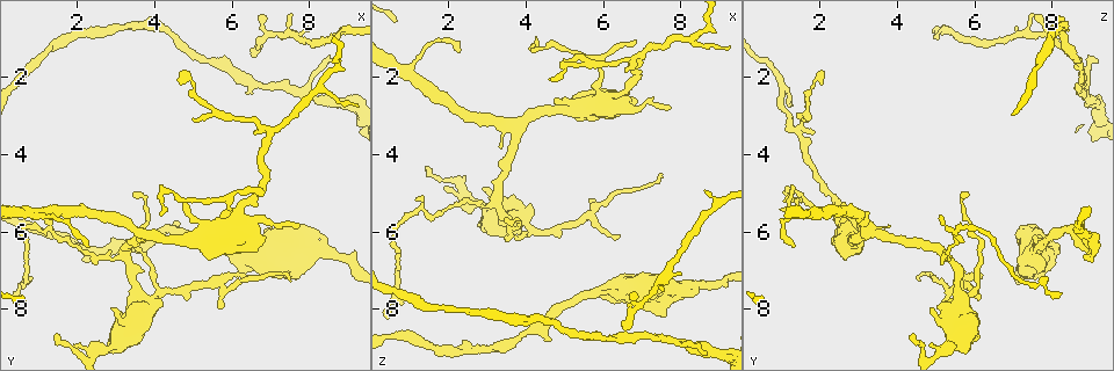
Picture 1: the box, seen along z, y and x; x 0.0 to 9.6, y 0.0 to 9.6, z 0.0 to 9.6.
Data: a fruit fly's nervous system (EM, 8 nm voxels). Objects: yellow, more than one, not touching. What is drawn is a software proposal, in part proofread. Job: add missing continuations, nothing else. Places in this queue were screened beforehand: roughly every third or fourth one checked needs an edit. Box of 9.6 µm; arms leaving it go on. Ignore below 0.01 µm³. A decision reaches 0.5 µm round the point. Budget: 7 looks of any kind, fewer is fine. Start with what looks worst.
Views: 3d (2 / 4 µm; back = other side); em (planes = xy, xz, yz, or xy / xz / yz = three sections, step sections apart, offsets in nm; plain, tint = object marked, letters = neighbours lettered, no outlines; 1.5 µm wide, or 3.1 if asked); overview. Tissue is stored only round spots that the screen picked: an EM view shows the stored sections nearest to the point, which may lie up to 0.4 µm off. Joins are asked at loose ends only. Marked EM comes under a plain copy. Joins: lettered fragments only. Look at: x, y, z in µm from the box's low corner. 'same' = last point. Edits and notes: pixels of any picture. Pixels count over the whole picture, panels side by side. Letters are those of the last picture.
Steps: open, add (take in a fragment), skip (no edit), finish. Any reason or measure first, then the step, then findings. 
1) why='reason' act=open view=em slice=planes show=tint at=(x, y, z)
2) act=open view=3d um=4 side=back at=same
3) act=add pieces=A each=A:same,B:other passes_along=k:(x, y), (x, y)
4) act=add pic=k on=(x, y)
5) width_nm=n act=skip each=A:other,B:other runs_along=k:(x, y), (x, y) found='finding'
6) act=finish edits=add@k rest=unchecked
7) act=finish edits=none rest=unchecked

why='branch stops here' act=open view=3d um=4 at=(4.60, 5.75, 8.80)

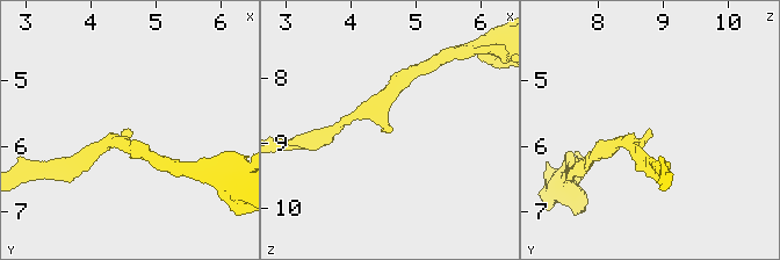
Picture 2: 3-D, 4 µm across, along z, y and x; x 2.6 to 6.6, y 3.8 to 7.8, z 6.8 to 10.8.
arm_widths_nm=180,220 act=open view=em slice=planes show=tint at=(4.60, 5.75, 8.80)

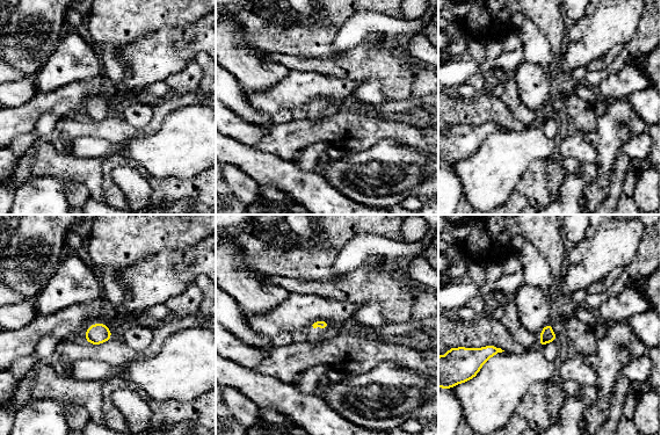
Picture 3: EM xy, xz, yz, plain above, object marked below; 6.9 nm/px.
why='see the neighbours' act=open view=em slice=planes show=letters at=same

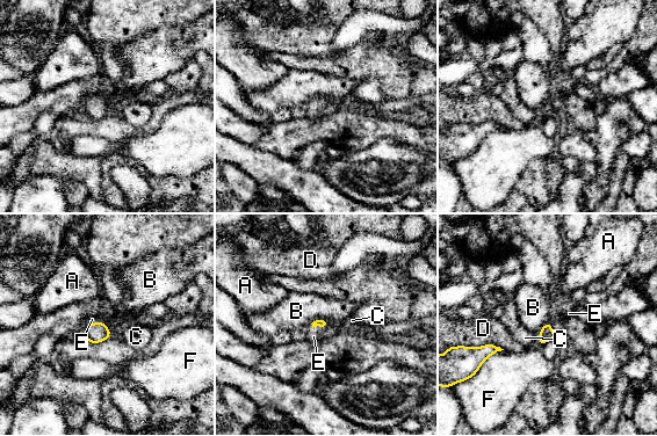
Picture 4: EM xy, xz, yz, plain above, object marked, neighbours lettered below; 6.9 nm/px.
act=add pieces=E each=A:other,B:other,C:other,D:other,E:same,F:other passes_along=4:(94, 333), (95, 322), (92, 319) found='it goes on there'

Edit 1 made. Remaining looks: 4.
why='thin end' act=open view=3d um=2 at=(6.60, 3.50, 1.85)

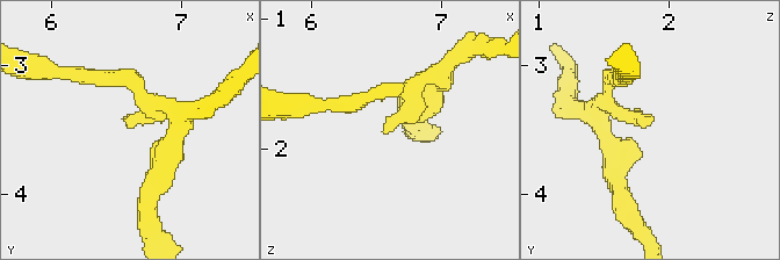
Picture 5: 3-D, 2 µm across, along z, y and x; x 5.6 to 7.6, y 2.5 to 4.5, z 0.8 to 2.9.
arm_widths_nm=180,200 act=open view=em slice=xz step=4 show=letters at=(6.56, 3.44, 1.86)

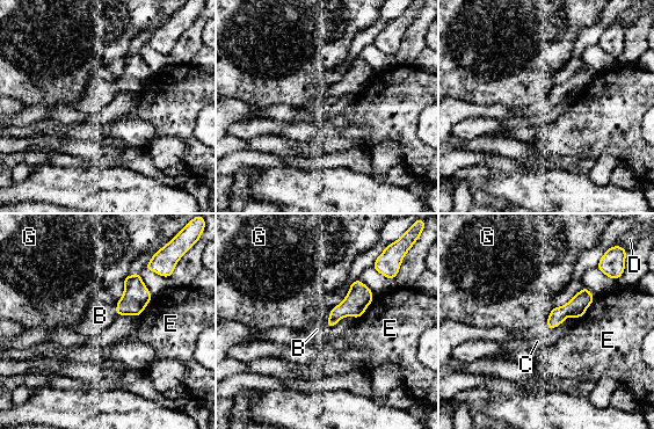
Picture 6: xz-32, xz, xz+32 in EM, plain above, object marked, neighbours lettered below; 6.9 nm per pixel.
act=skip each=B:other,C:other,D:other,E:other,G:other border=6:(553, 307), (545, 328) found='none of them fits'

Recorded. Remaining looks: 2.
why='thin end' act=open view=em slice=xy step=8 show=tint at=(4.20, 5.55, 1.20)

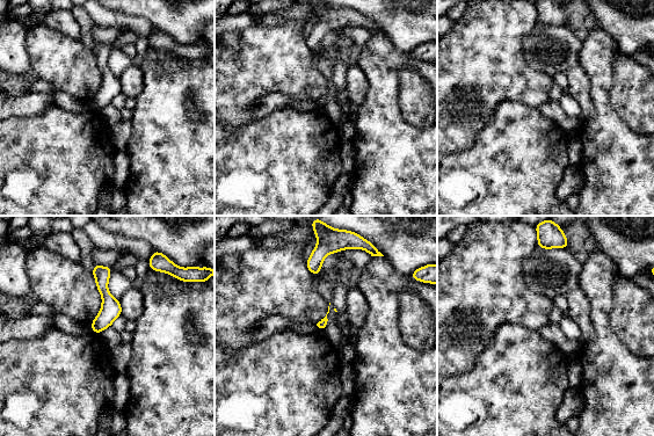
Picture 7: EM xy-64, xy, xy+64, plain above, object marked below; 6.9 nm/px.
act=open view=em slice=planes show=letters at=same

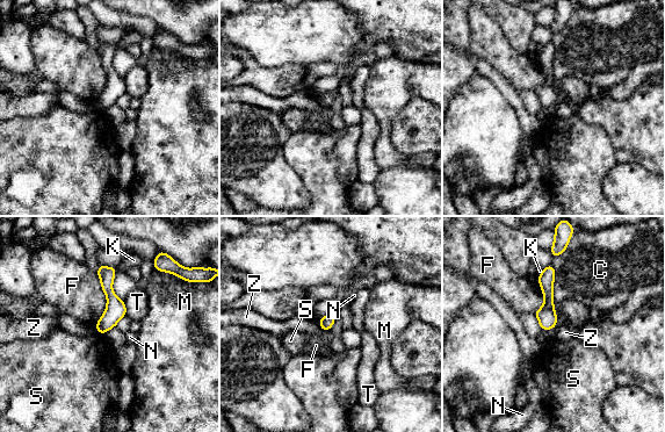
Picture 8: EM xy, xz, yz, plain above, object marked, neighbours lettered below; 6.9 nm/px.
longest_contact=F:380nm act=skip each=C:other,F:other,K:other,M:other,N:other,S:other,T:other,Z:other found='none of them fits'

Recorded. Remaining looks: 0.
act=finish edits=add@4 rest=unchecked

